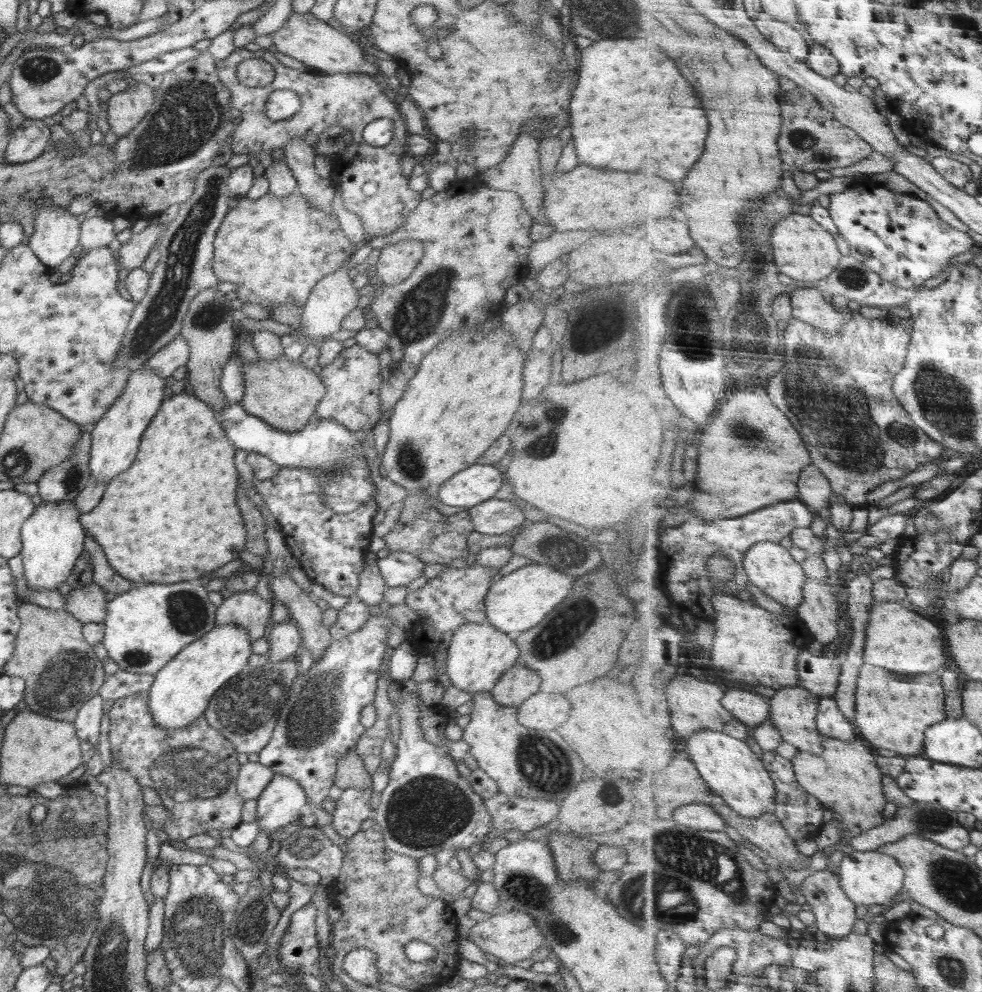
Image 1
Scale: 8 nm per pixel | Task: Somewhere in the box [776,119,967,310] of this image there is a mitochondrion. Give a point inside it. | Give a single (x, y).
(801, 139)

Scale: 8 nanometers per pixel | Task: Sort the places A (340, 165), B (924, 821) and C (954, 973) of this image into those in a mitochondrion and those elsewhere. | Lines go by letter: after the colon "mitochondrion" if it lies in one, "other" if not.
A: other
B: mitochondrion
C: mitochondrion

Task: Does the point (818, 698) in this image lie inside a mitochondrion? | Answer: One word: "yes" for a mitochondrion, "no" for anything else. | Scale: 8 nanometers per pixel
no

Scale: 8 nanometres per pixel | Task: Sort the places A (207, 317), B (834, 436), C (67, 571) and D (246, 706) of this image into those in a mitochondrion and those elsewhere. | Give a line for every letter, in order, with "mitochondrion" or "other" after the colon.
A: mitochondrion
B: mitochondrion
C: other
D: mitochondrion

